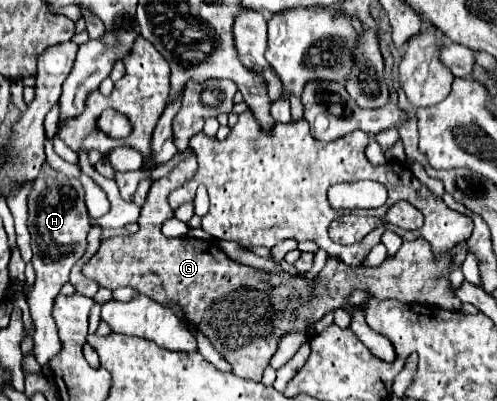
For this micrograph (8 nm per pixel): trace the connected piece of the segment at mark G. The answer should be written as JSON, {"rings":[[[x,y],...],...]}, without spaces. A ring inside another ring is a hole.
{"rings":[[[193,156],[181,160],[165,178],[159,178],[153,182],[147,202],[143,204],[143,212],[141,212],[141,228],[137,234],[133,236],[115,236],[109,240],[101,242],[99,252],[87,262],[85,266],[85,276],[95,280],[99,286],[115,290],[121,286],[131,286],[137,292],[149,296],[151,300],[169,306],[179,318],[183,318],[185,322],[189,322],[191,326],[195,326],[199,332],[203,332],[211,344],[225,356],[225,360],[233,366],[233,374],[247,378],[247,380],[255,380],[261,382],[263,370],[267,368],[271,356],[277,350],[277,342],[283,334],[295,332],[295,330],[307,330],[313,322],[321,320],[327,312],[335,310],[335,308],[343,308],[349,314],[353,314],[357,308],[365,308],[355,306],[349,302],[351,292],[355,290],[365,290],[369,292],[369,298],[377,298],[377,300],[389,300],[395,298],[399,302],[407,302],[407,304],[429,304],[429,306],[439,306],[445,310],[461,310],[461,302],[459,298],[455,298],[455,292],[449,288],[449,278],[447,278],[447,270],[451,264],[451,256],[443,254],[435,260],[435,256],[431,254],[431,246],[427,240],[419,238],[413,242],[403,242],[401,250],[397,252],[395,258],[387,258],[381,266],[377,268],[365,268],[365,266],[350,267],[337,258],[330,257],[329,266],[324,266],[319,273],[319,278],[315,284],[309,284],[303,276],[289,276],[287,272],[281,274],[267,274],[267,272],[259,272],[251,266],[239,264],[235,260],[231,260],[225,252],[221,252],[215,244],[205,242],[205,240],[195,240],[195,238],[167,238],[161,234],[161,227],[167,218],[173,216],[173,208],[167,202],[167,196],[173,188],[183,186],[191,174],[197,170],[197,160]],[[227,300],[227,306],[217,306],[217,302]]]}

